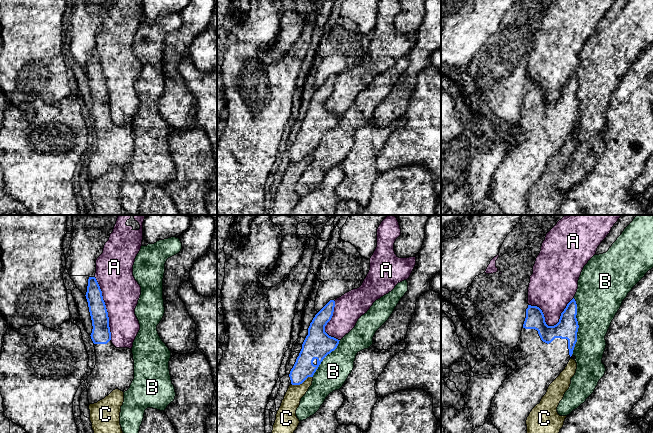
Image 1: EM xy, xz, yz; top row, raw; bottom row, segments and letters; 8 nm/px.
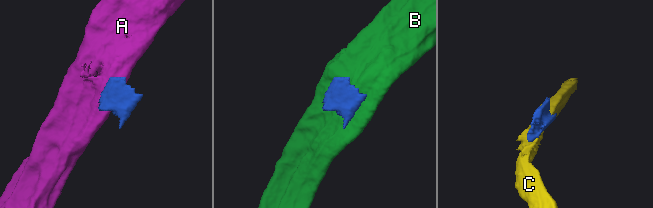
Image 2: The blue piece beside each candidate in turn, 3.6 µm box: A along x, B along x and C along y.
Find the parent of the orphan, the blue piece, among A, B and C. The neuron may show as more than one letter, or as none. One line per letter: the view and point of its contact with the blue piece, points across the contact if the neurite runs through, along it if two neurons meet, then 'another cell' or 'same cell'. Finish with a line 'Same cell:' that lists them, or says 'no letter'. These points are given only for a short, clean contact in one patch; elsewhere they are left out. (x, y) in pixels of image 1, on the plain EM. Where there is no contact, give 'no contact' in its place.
A: contact xy (105, 84); another cell
B: contact yz (578, 103); another cell
C: contact xz (301, 159); another cell
Same cell: no letter

